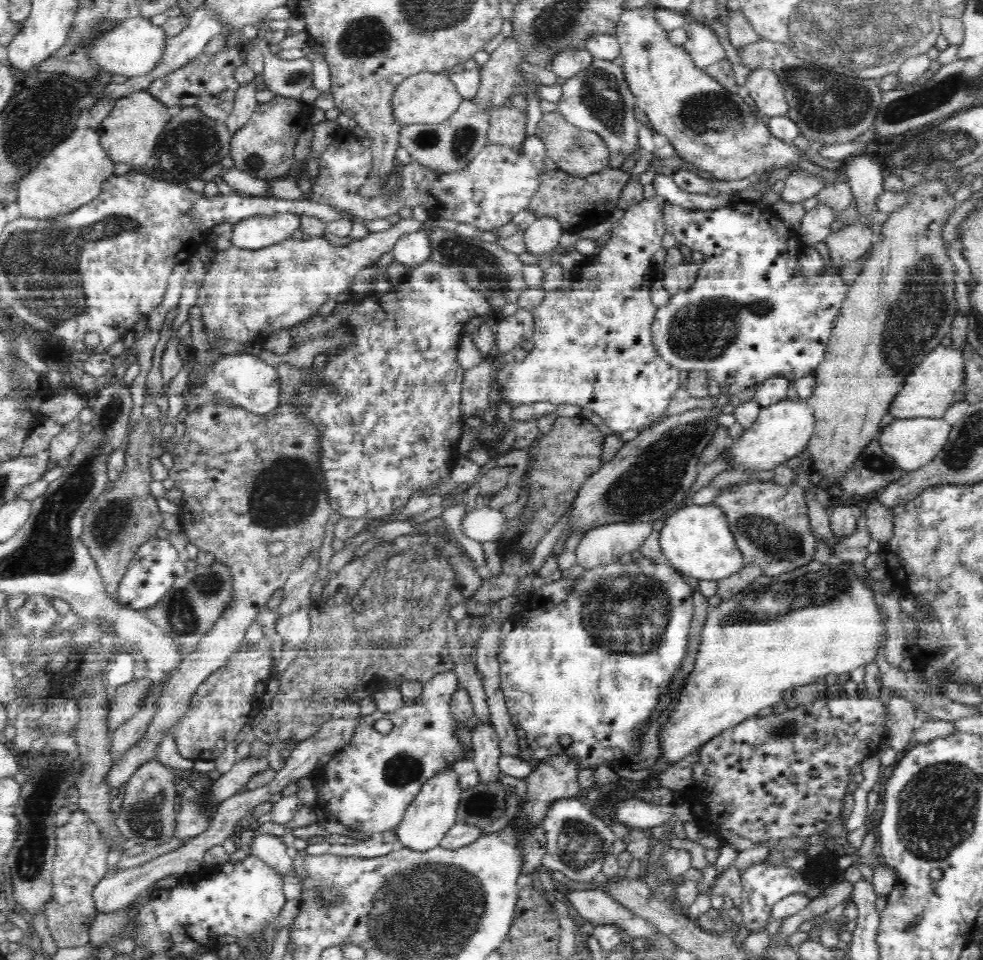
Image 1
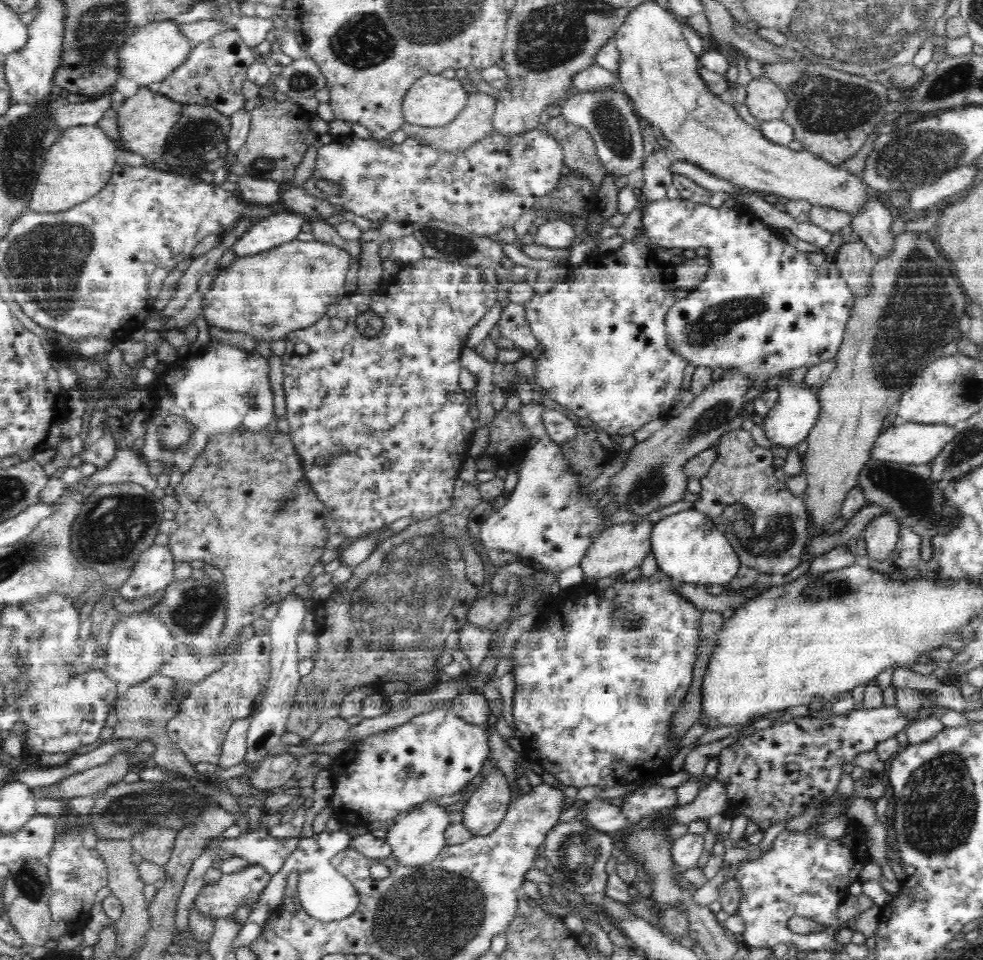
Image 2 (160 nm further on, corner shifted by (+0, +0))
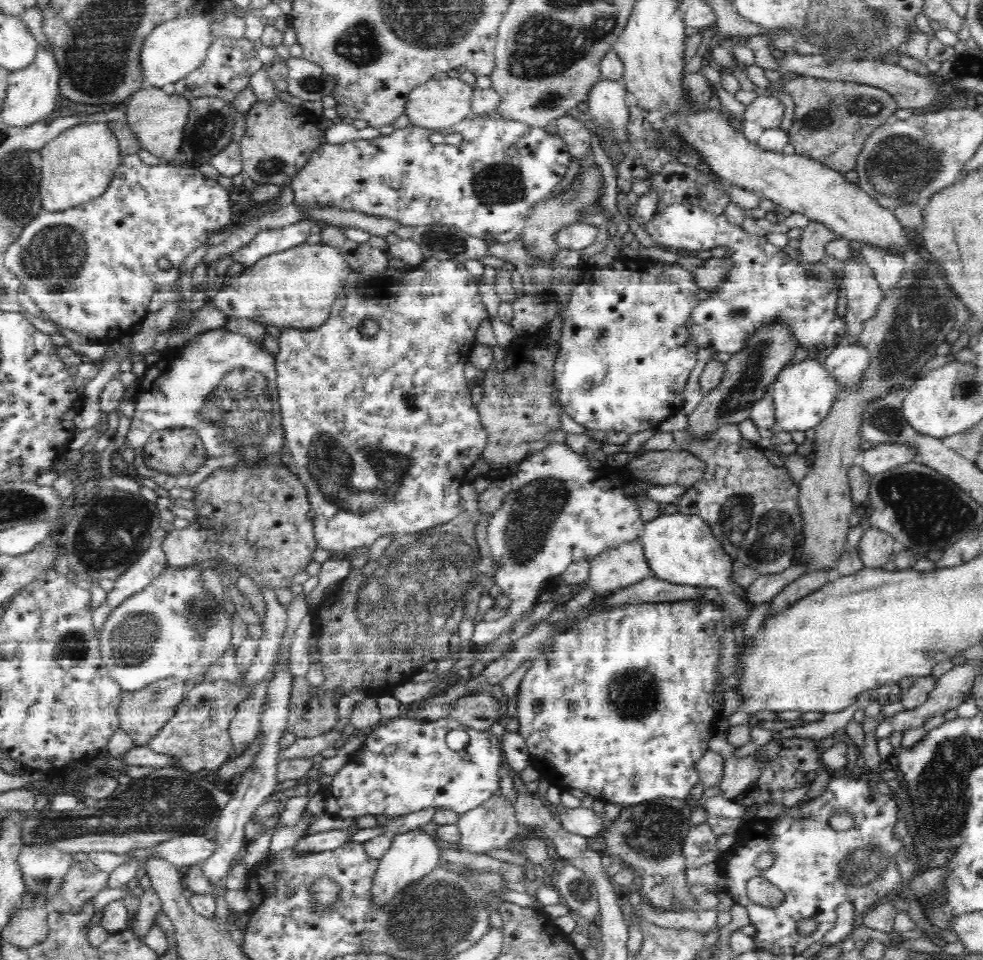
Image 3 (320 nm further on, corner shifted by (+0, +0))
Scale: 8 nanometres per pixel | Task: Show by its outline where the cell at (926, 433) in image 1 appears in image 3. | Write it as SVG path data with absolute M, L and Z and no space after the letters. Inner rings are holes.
M876 444L864 451L862 468L872 479L913 460L913 446L909 444Z

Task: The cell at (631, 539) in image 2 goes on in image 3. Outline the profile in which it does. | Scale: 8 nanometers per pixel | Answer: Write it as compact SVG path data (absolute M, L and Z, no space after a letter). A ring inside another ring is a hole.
M640 539L626 541L616 549L604 550L589 563L586 581L595 594L615 593L652 576Z

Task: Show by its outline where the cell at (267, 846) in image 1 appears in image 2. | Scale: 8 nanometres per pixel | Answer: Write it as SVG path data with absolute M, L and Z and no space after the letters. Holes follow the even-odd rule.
M257 828L253 833L245 833L235 839L211 838L205 844L203 852L217 846L218 854L224 857L242 857L249 863L260 864L268 872L276 874L298 843L298 837L287 838L279 843L277 837L272 836L267 829Z

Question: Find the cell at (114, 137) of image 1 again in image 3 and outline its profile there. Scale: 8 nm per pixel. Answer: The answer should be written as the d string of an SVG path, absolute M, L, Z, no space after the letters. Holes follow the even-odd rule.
M146 85L130 96L126 114L128 127L143 150L169 162L176 159L178 150L183 146L184 128L190 114L190 101L187 98L176 93L167 94L161 88Z

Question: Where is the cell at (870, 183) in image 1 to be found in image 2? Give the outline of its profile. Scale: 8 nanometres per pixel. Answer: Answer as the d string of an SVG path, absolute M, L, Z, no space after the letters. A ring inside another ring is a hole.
M872 196L866 200L866 204L852 217L851 225L856 232L858 240L862 240L871 253L878 260L888 256L892 250L892 222L895 221L894 211L890 207L884 207L880 198Z

